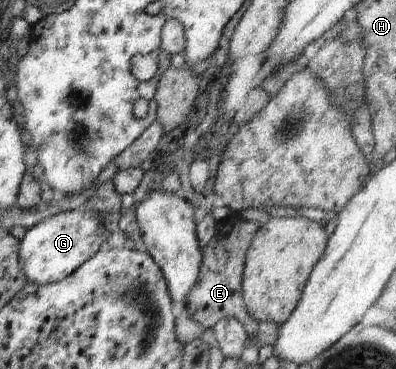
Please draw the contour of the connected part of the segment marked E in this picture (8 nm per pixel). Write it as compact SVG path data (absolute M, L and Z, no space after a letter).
M232 216L216 223L216 232L212 241L204 248L202 266L198 282L190 294L186 296L187 314L206 329L212 329L224 318L238 320L250 338L261 338L263 345L274 347L280 325L274 322L258 322L254 320L244 305L242 299L242 276L245 268L245 258L250 244L261 228L260 223L249 222Z

